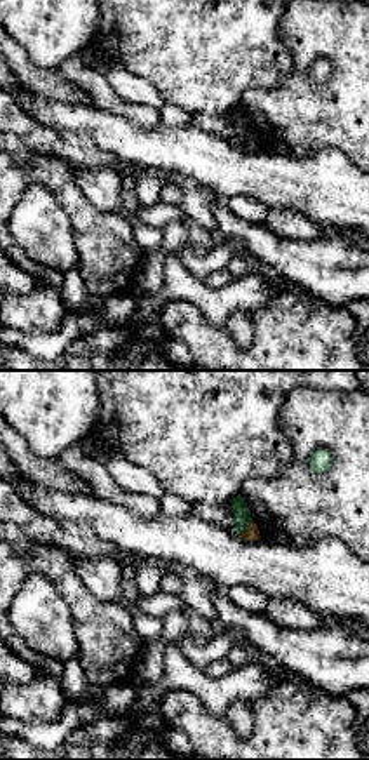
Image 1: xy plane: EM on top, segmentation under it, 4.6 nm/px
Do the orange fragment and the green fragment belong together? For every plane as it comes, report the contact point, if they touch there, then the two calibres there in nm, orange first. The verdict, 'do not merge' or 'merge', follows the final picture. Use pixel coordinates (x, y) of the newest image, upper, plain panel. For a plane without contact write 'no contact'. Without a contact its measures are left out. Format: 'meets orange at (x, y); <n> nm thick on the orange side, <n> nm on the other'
meets orange at (248, 140); 60 nm thick on the orange side, 80 nm on the other

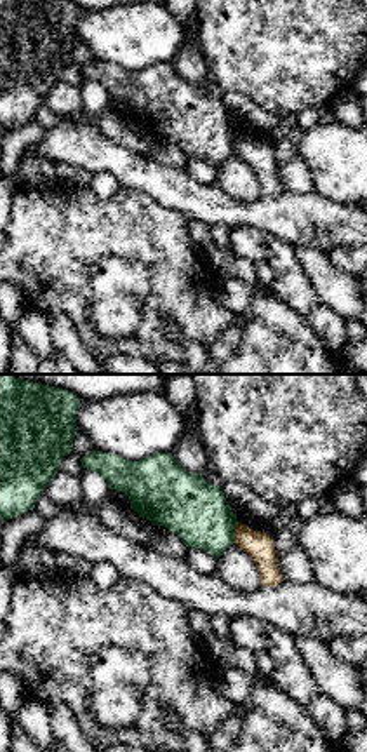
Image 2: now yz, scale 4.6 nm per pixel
meets orange at (235, 143); 130 nm thick on the orange side, 280 nm on the other

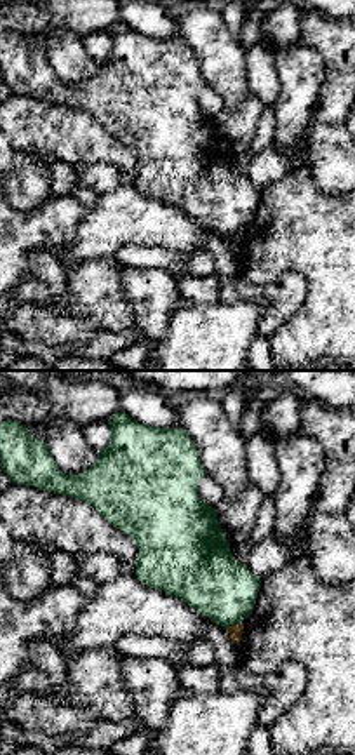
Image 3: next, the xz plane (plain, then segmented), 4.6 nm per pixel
meets orange at (234, 235); 70 nm thick on the orange side, 300 nm on the other

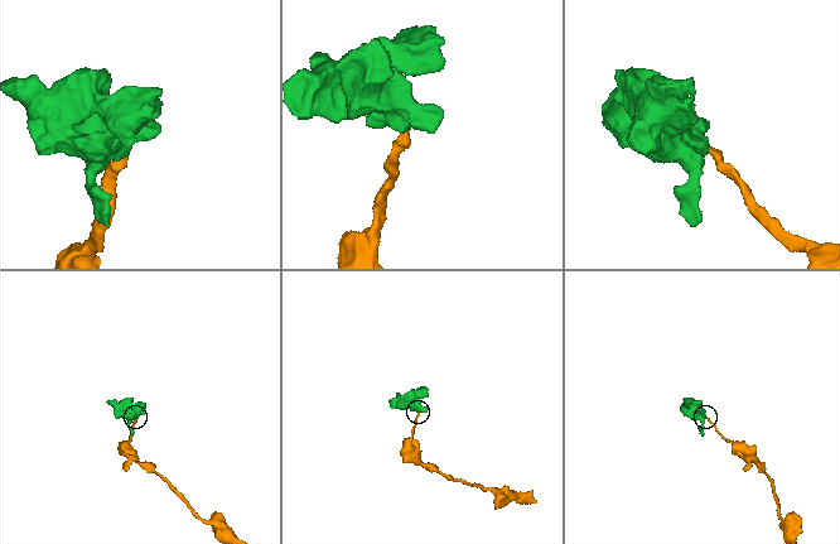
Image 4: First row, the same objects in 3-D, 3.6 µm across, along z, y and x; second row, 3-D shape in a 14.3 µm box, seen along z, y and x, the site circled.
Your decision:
do not merge

